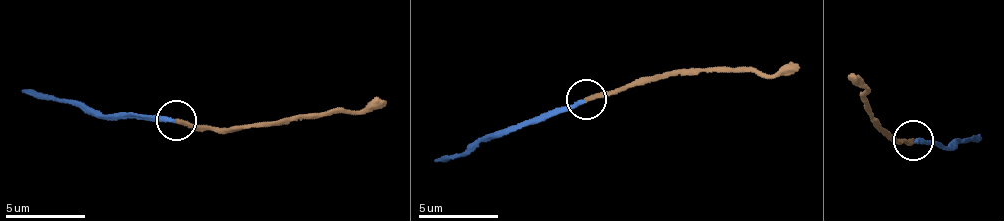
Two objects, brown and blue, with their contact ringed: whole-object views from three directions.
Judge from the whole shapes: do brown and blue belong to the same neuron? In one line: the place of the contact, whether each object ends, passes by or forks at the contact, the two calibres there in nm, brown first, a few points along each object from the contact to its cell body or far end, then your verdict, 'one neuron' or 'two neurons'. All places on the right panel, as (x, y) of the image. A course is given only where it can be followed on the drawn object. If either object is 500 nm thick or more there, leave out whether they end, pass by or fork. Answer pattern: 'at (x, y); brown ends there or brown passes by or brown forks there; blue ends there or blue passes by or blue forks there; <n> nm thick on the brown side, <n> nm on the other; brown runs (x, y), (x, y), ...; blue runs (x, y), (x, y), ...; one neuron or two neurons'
at (913, 140); brown ends there; blue ends there; 280 nm thick on the brown side, 260 nm on the other; brown runs (912, 139), (895, 140), (885, 130), (861, 84), (847, 74); blue runs (913, 140), (948, 150), (982, 138); one neuron

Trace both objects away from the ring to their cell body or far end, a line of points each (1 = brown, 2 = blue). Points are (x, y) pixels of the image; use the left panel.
1: (177, 119), (222, 128), (375, 110), (384, 98)
2: (173, 119), (94, 115), (23, 91)

